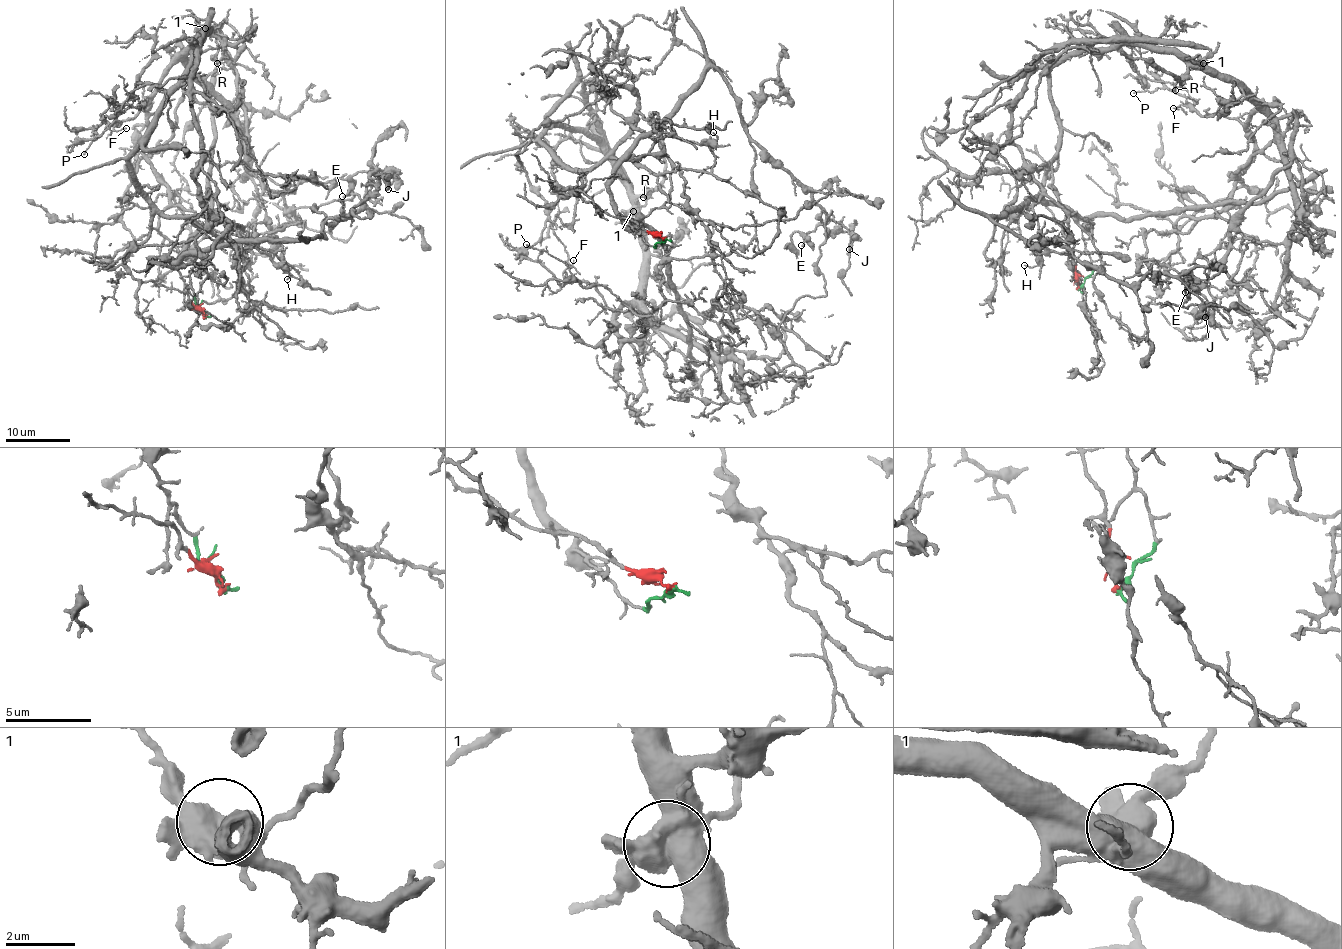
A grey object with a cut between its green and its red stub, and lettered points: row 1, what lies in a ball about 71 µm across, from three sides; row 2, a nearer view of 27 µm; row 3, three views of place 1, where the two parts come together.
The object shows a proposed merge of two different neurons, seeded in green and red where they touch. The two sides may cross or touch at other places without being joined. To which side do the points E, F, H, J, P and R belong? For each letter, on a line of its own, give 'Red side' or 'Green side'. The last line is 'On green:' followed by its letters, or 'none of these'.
E: Green side
F: Red side
H: Green side
J: Green side
P: Red side
R: Red side
On green: E, H, J

